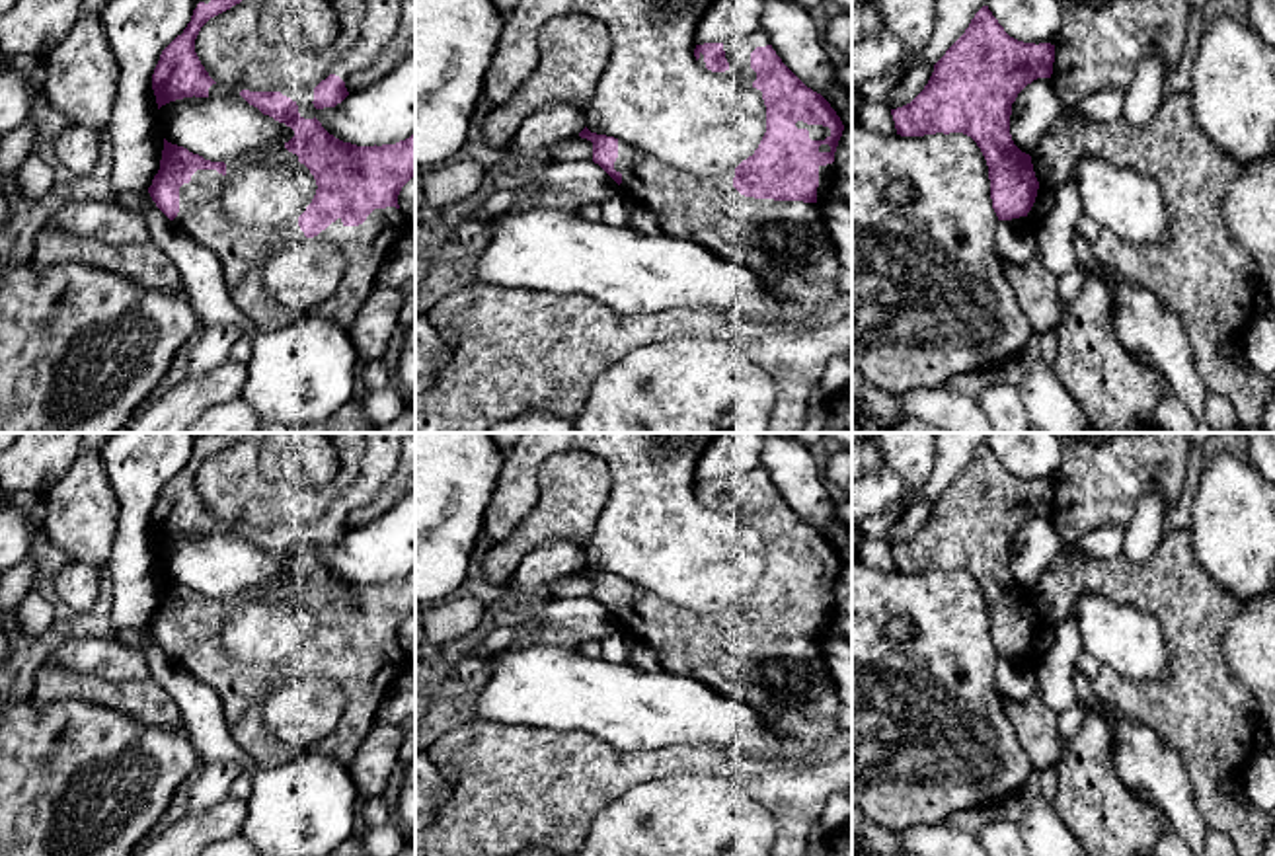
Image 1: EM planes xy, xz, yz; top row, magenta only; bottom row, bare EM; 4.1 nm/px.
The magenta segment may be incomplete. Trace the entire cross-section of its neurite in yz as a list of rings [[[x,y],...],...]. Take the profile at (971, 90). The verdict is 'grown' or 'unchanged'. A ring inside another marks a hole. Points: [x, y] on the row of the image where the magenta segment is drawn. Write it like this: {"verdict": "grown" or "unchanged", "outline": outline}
{"verdict": "grown", "outline": [[[1187,0],[1057,2],[1062,23],[1053,45],[1010,37],[988,6],[983,6],[965,33],[934,64],[924,90],[910,103],[891,109],[901,136],[963,133],[977,142],[988,166],[990,199],[998,220],[1025,224],[1039,189],[1031,156],[1022,152],[1010,135],[1012,103],[1027,84],[1049,78],[1068,107],[1107,88],[1127,92],[1142,62],[1160,60],[1174,66],[1185,47],[1191,14]]]}

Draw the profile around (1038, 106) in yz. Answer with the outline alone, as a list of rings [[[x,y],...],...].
[[[1051,78],[1027,84],[1012,103],[1010,135],[1014,144],[1031,156],[1064,109],[1066,105],[1059,99]]]

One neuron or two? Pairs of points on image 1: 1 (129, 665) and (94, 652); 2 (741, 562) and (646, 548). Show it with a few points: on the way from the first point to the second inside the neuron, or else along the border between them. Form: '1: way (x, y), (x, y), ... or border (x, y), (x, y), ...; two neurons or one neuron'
1: way (121, 663), (102, 658); one neuron
2: way (718, 562), (695, 562), (679, 548), (669, 548); one neuron

